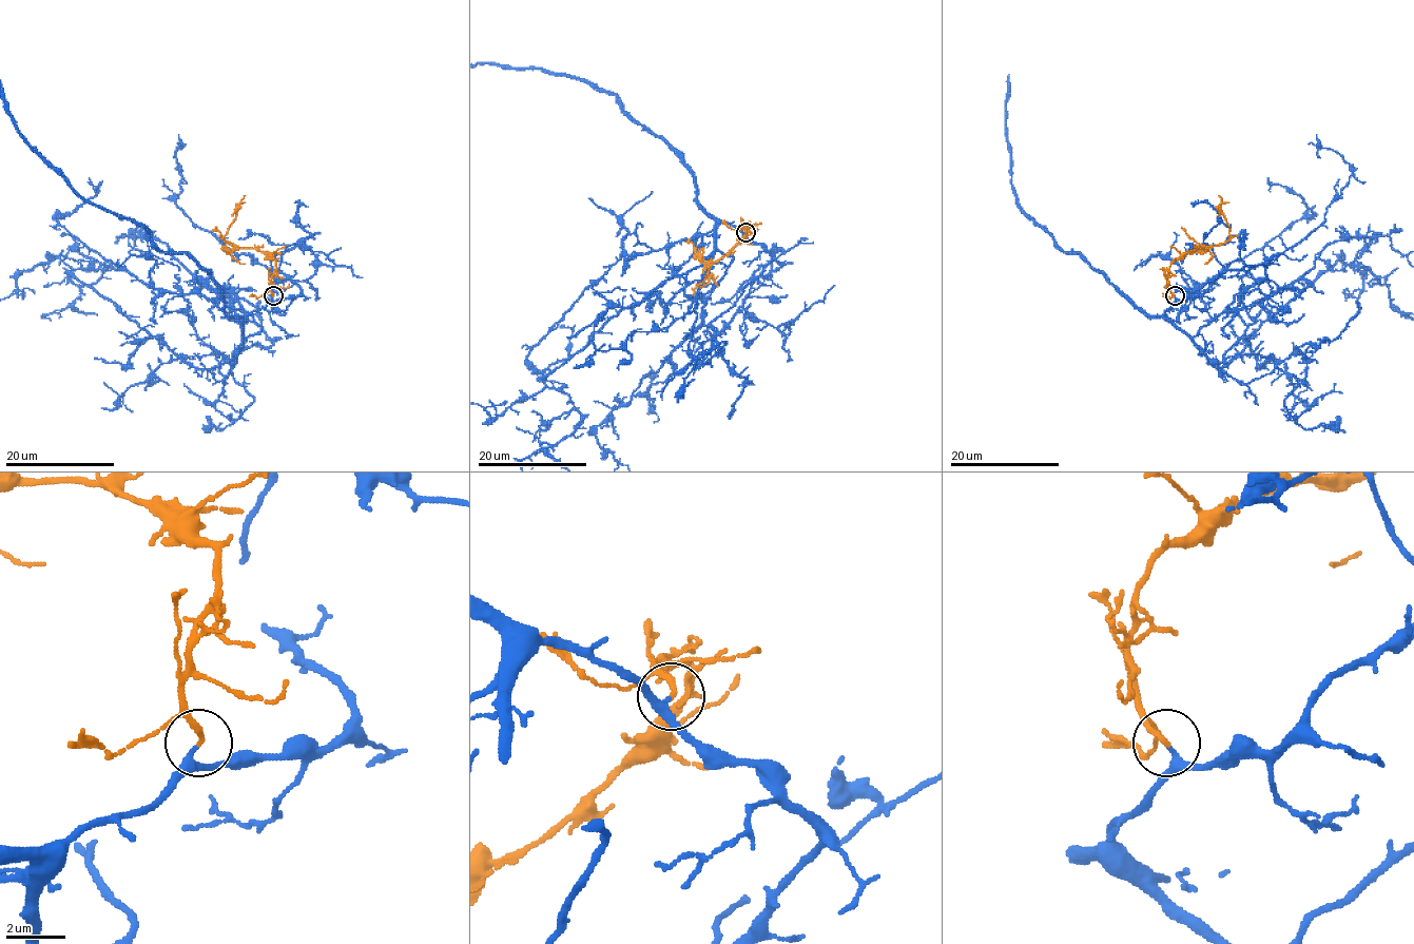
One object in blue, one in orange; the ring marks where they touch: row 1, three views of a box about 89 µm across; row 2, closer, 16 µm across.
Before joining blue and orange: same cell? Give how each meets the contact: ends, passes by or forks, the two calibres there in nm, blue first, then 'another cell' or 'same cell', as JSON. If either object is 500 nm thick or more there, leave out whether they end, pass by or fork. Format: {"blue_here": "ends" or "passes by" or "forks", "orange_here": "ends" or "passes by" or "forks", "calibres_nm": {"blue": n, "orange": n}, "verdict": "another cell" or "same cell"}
{"blue_here": "passes by", "orange_here": "ends", "calibres_nm": {"blue": 200, "orange": 180}, "verdict": "same cell"}

